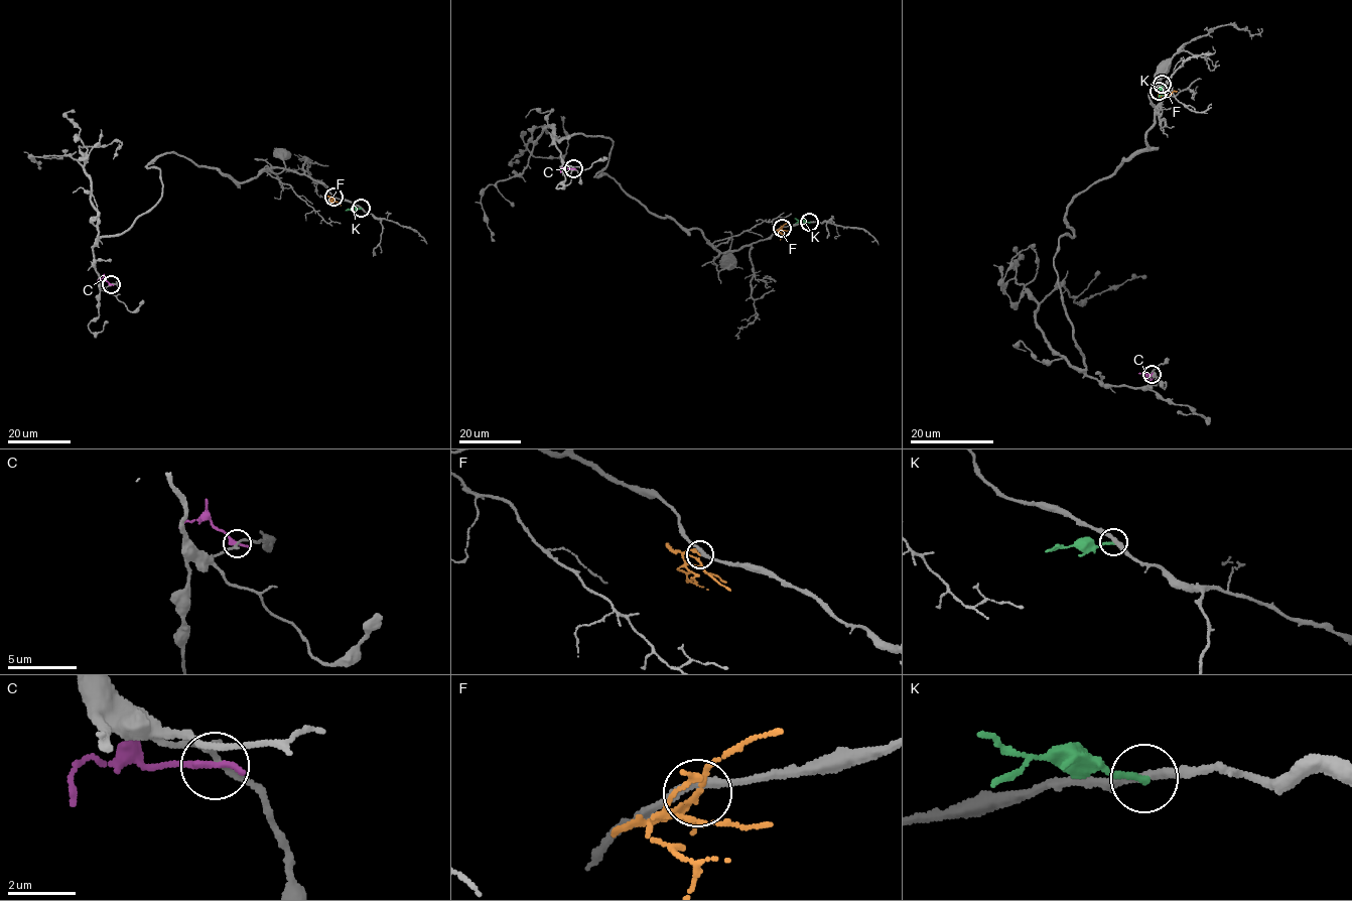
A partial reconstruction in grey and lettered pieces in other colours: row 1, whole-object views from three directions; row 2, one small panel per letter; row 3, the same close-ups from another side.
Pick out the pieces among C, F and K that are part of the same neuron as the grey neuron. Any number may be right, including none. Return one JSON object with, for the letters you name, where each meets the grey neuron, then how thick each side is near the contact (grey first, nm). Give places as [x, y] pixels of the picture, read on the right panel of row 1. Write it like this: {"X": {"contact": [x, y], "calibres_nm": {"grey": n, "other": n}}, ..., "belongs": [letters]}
{"F": {"contact": [1159, 91], "calibres_nm": {"grey": 240, "other": 70}}, "belongs": ["F"]}

